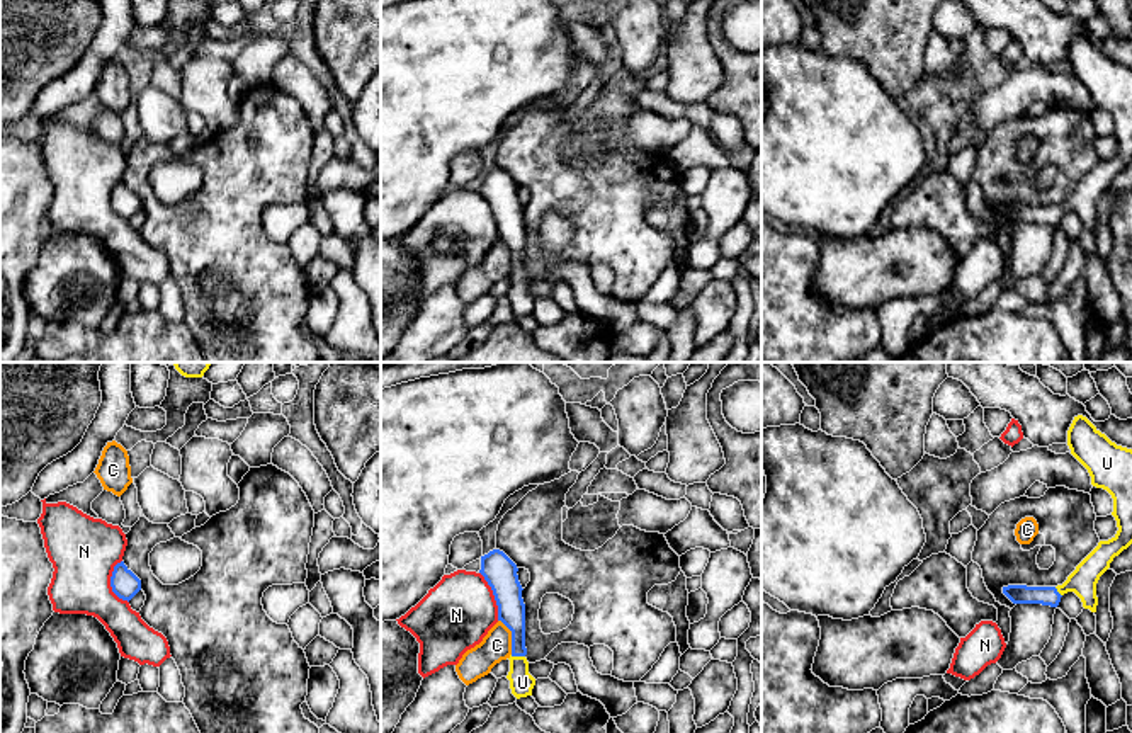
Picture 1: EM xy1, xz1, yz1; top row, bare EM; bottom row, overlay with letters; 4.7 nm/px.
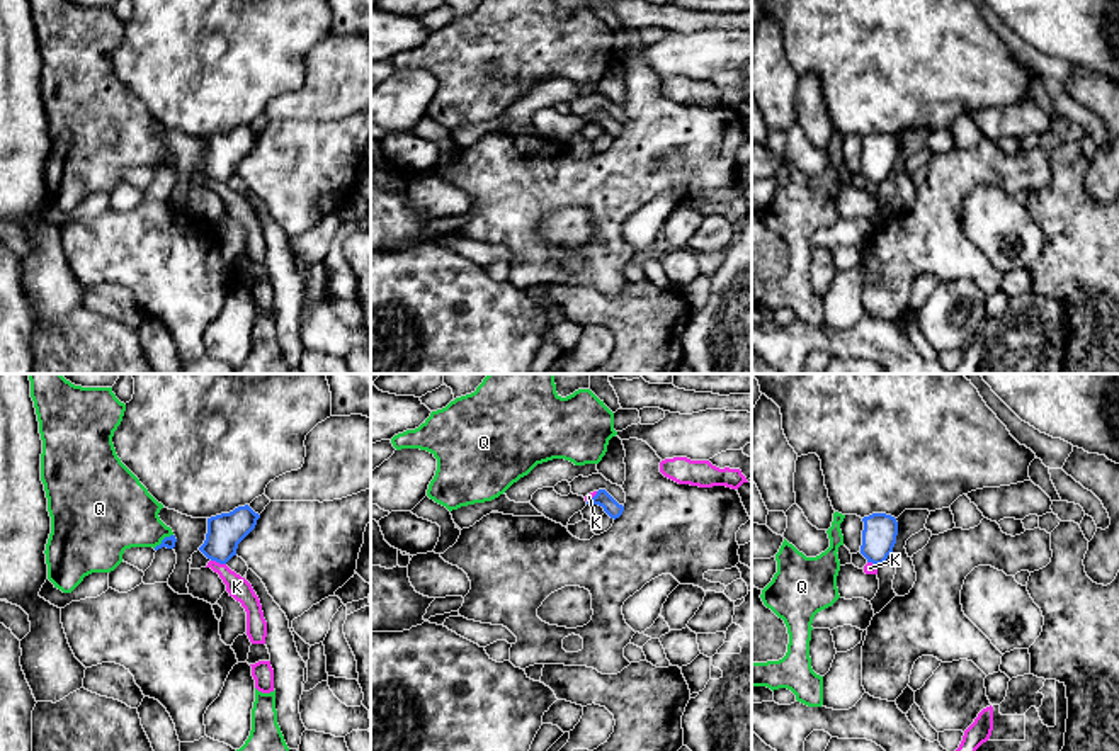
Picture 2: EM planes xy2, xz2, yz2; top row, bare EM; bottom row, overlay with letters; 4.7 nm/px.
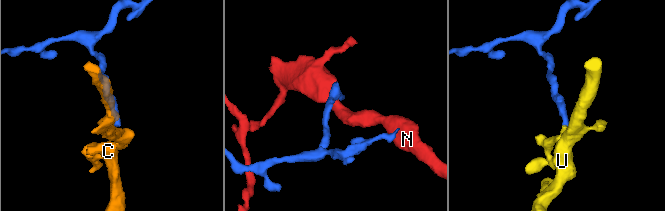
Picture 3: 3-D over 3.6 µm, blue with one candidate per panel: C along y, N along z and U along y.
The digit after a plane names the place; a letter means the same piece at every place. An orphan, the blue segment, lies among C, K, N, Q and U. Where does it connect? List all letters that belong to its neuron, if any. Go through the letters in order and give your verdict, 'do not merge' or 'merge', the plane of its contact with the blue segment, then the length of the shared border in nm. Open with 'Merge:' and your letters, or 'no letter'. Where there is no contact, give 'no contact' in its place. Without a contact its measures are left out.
Merge: U
C: do not merge; meets blue in xz1; contact 180 nm long
K: do not merge; meets blue in xy2; contact 80 nm long
N: do not merge; meets blue in xy1; contact 220 nm long
Q: do not merge; meets blue in xy2; contact 120 nm long
U: merge; meets blue in xz1; contact 70 nm long

